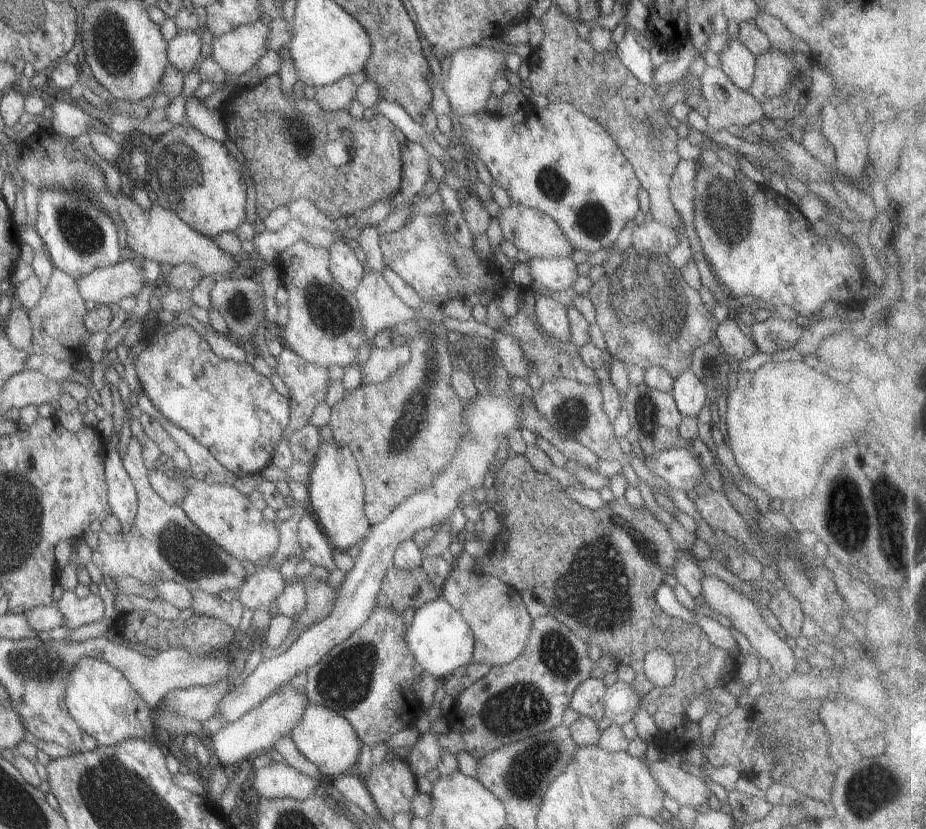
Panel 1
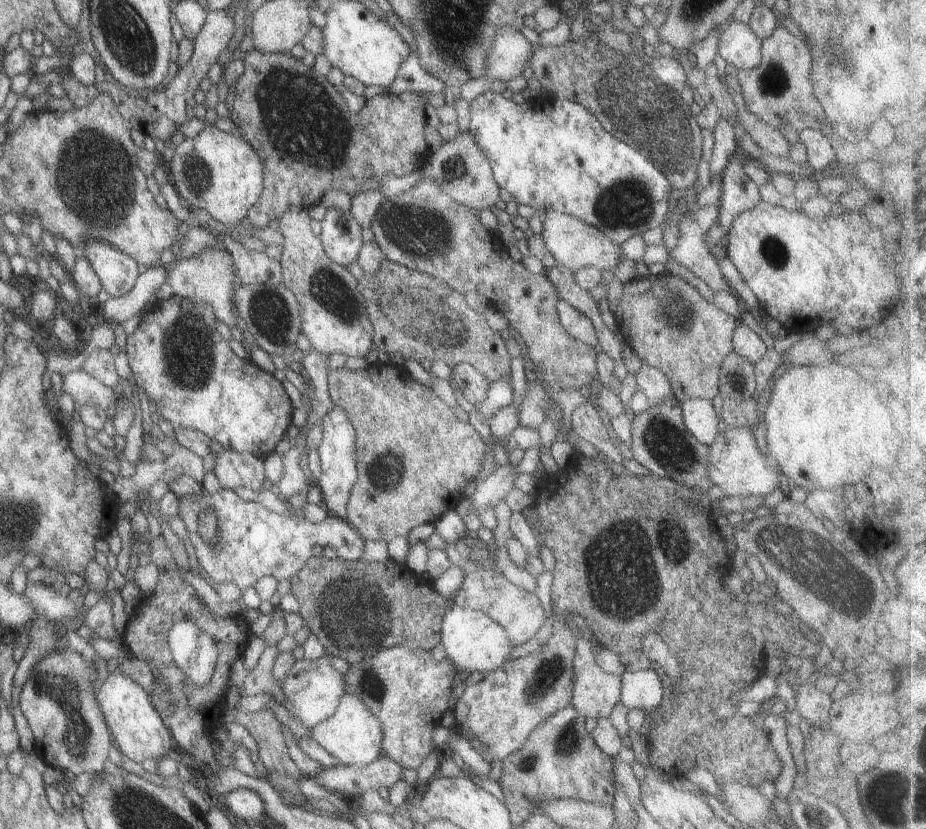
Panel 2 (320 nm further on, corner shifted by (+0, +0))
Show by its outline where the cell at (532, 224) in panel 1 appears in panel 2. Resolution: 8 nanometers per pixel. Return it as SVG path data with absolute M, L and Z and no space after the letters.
M553 211L545 214L540 221L539 238L547 252L550 252L553 256L556 264L561 264L561 266L570 268L572 271L585 266L593 267L607 277L623 259L620 245L611 242L611 240L599 234L598 230L574 216Z

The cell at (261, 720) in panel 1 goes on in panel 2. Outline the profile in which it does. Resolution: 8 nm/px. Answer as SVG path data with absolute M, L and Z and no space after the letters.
M325 654L316 660L295 661L280 683L284 695L284 704L281 702L281 706L303 728L312 728L315 724L331 716L335 712L341 696L345 695L343 676L329 665L328 658L329 656Z

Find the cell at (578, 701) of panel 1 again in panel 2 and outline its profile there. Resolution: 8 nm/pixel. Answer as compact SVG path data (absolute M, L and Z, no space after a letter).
M584 637L575 641L574 659L572 660L572 685L570 705L575 712L584 719L586 717L601 718L608 717L613 706L617 704L620 697L620 676L609 674L601 670L594 661L594 648Z

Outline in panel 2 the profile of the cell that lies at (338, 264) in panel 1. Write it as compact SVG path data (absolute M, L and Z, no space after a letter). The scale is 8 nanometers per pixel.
M327 209L319 223L318 237L327 258L342 267L355 260L363 244L362 228L349 212Z

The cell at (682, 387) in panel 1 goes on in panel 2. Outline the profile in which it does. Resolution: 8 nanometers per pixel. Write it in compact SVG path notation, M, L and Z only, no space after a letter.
M693 397L679 405L685 428L697 442L708 447L718 435L717 418L713 412L711 400Z

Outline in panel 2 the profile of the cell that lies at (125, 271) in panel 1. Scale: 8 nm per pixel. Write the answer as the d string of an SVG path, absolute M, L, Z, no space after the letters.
M225 245L203 249L191 258L178 260L174 265L167 264L167 266L163 284L170 286L173 296L179 296L183 300L192 302L203 302L207 304L207 308L211 308L216 321L227 327L235 327L237 314L231 302L233 290L236 288L234 286L235 276L231 276L234 274L234 268Z

